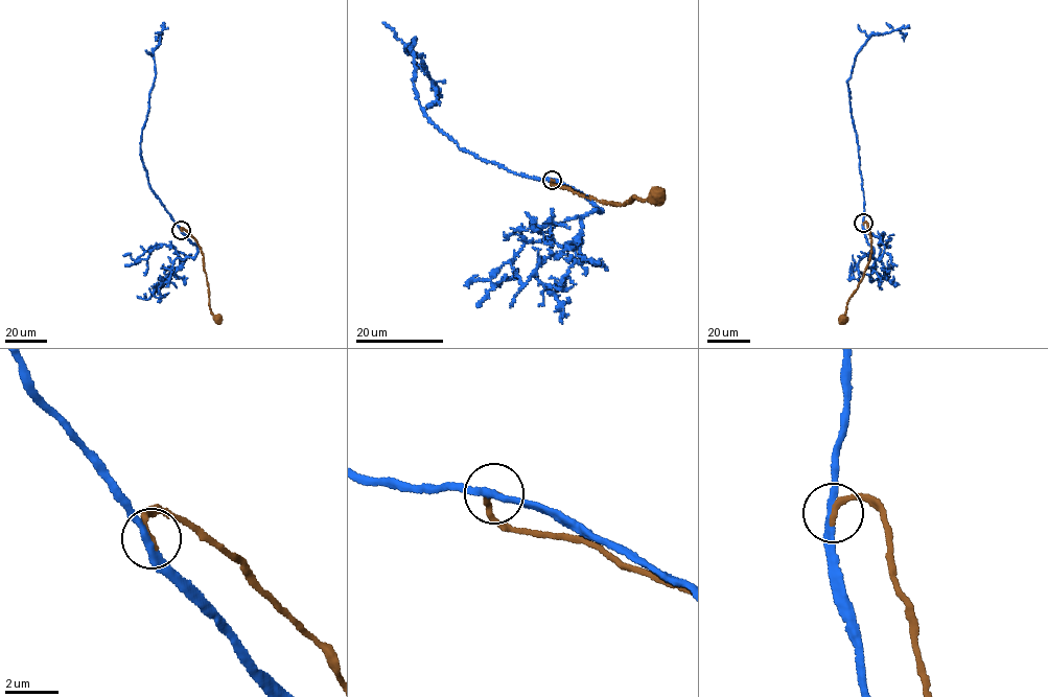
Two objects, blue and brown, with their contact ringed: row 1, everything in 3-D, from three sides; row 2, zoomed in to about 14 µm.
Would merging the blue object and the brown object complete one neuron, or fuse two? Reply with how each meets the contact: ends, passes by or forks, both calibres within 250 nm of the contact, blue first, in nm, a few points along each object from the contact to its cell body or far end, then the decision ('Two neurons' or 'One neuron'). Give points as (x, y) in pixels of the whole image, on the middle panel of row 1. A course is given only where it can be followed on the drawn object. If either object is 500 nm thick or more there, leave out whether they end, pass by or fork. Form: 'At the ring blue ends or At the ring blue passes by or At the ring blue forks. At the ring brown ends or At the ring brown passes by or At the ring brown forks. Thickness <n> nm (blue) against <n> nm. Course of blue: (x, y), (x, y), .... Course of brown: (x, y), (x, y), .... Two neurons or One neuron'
At the ring blue passes by. At the ring brown ends. Thickness 280 nm (blue) against 260 nm. Course of blue: (552, 180), (480, 159), (429, 120), (412, 79), (414, 38), (408, 50), (421, 60), (437, 99), (428, 107). Course of brown: (552, 180), (551, 183), (618, 205), (631, 202), (634, 196), (641, 201), (656, 195). One neuron

